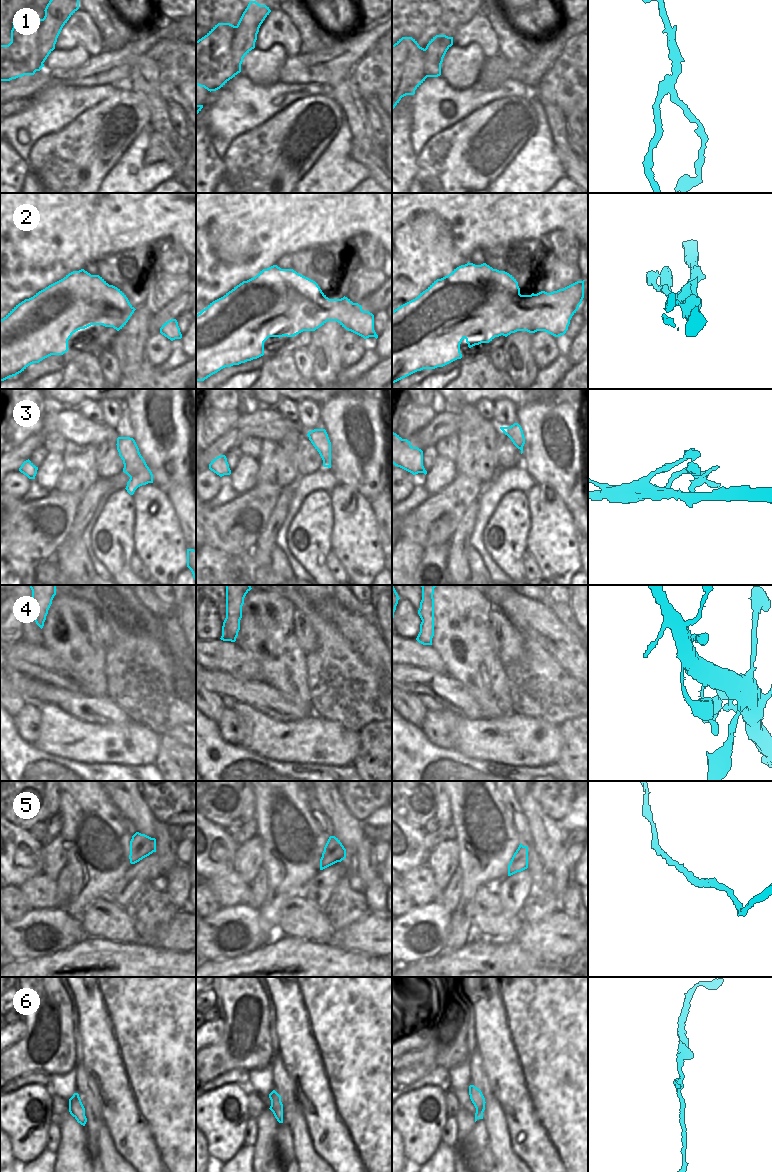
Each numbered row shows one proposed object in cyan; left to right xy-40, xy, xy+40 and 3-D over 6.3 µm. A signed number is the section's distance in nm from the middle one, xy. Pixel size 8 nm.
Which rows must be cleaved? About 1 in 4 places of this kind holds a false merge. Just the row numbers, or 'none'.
1, 3

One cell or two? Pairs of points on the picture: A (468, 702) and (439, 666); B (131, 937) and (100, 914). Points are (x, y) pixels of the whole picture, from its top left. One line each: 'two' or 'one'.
A: two
B: one

